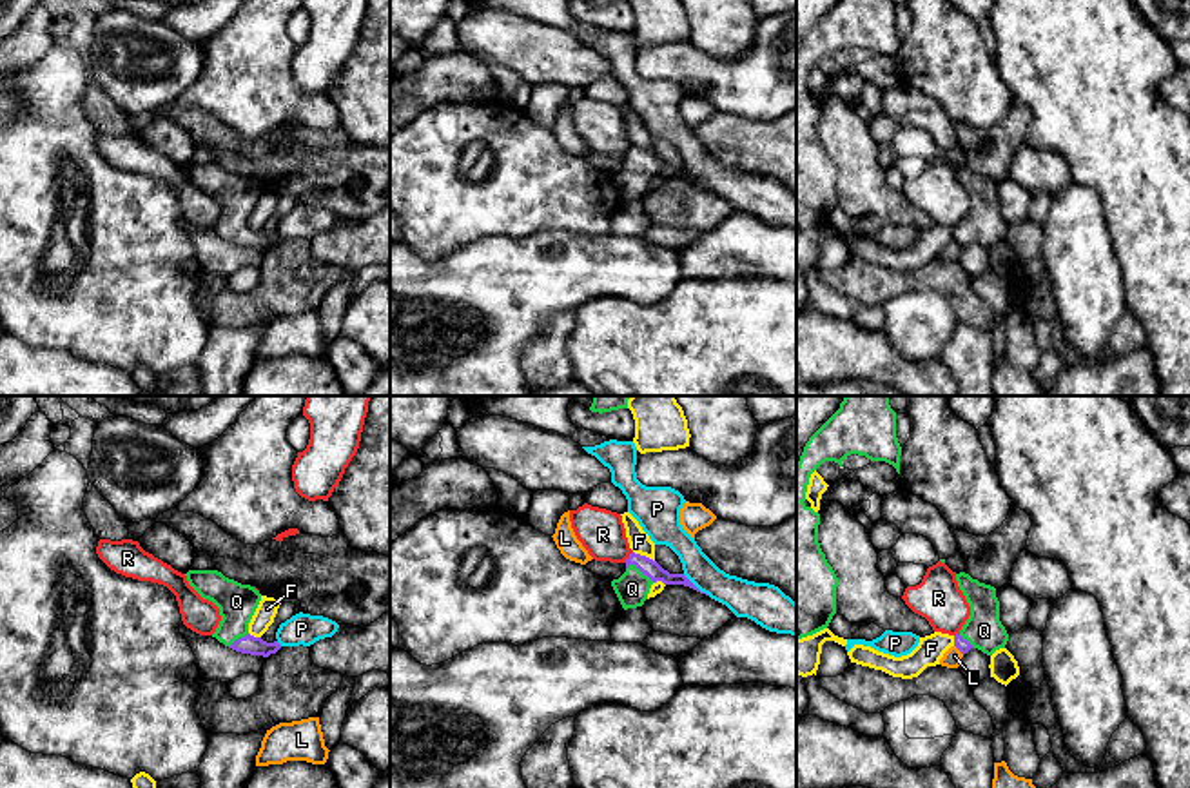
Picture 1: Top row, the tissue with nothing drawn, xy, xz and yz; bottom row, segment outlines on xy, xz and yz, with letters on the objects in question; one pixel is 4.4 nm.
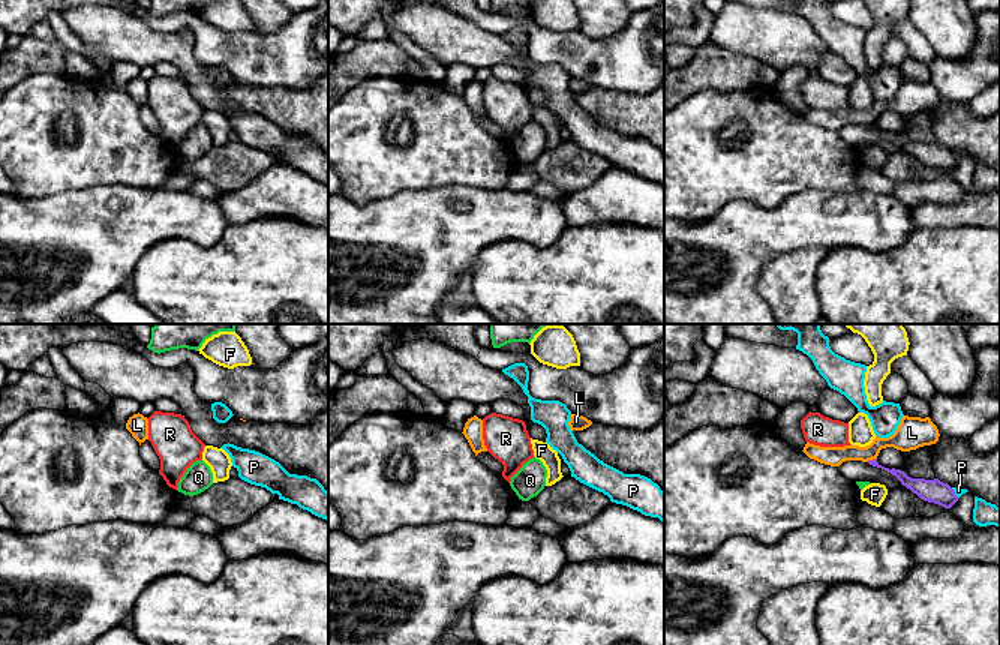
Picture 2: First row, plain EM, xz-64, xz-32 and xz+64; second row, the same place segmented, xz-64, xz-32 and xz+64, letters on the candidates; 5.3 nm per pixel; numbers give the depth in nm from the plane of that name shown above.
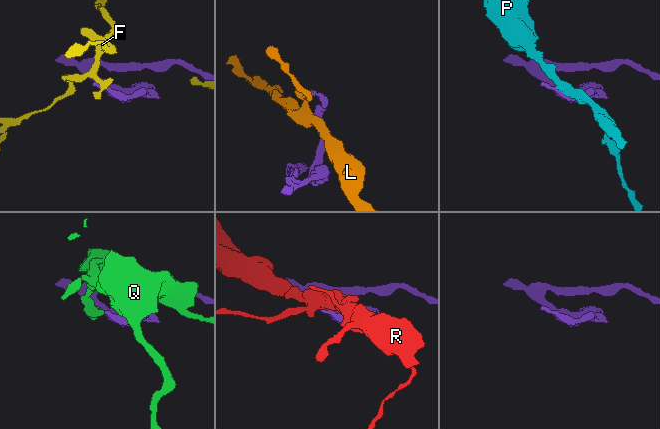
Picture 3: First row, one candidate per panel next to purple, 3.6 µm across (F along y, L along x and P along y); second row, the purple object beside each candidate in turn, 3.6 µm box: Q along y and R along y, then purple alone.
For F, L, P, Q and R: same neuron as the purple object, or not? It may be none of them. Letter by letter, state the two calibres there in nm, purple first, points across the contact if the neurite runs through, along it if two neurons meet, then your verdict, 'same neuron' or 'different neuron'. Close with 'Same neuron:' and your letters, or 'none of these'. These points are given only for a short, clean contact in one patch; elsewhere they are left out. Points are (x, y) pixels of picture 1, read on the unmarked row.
F: 80 nm thick on the purple side, 100 nm on the other; different neuron
L: 60 nm thick on the purple side, 80 nm on the other; different neuron
P: 80 nm thick on the purple side, 160 nm on the other; border along xz (682, 167), (708, 187); different neuron
Q: 80 nm thick on the purple side, 150 nm on the other; runs through xz (648, 160), (641, 164), (632, 182); same neuron
R: 80 nm thick on the purple side, 200 nm on the other; border along xz (632, 144), (624, 155); different neuron
Same neuron: Q

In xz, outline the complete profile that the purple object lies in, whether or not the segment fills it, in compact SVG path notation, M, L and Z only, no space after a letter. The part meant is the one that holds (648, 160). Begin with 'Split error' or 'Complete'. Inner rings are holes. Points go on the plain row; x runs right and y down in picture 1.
Split error. M631 145L626 153L626 165L611 174L611 180L624 203L642 200L653 176L684 178L700 185L684 167L669 167L657 154Z

